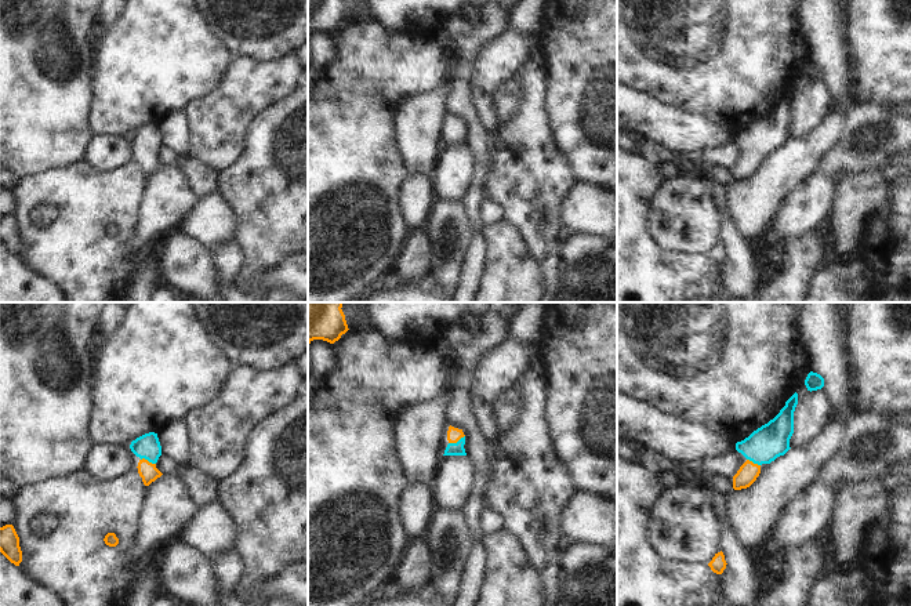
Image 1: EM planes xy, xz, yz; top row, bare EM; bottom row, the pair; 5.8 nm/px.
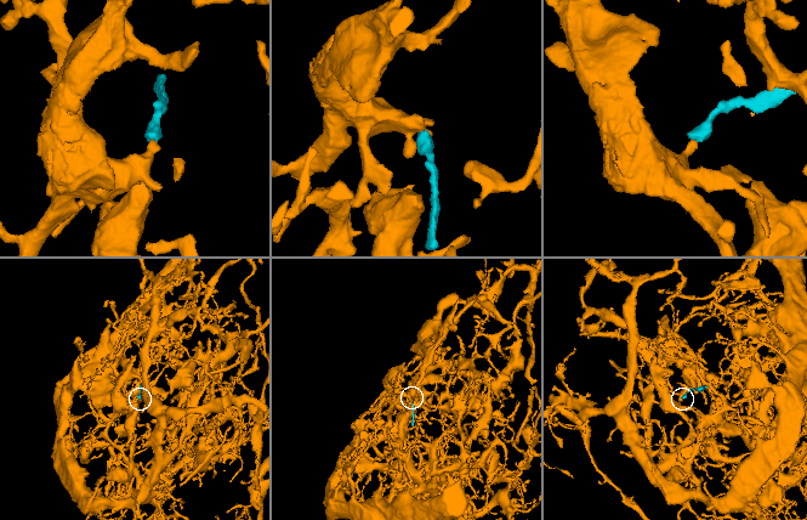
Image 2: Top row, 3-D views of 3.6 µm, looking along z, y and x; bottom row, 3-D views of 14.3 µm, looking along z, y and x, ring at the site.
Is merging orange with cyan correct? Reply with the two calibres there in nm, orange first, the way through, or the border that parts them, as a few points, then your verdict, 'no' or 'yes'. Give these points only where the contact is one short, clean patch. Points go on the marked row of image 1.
80 nm thick on the orange side, 80 nm on the other; runs through xz (453, 434), (456, 442), (453, 449); yes

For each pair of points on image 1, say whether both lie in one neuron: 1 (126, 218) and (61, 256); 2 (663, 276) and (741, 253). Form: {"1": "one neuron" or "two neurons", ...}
{"1": "one neuron", "2": "two neurons"}

